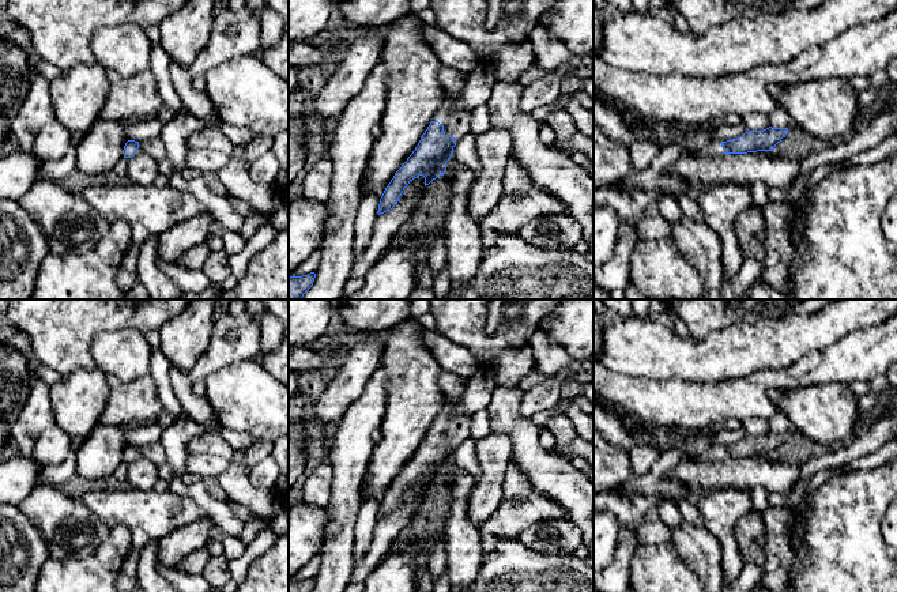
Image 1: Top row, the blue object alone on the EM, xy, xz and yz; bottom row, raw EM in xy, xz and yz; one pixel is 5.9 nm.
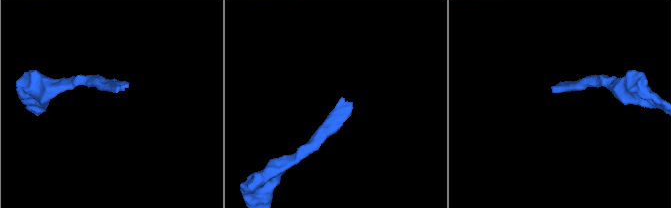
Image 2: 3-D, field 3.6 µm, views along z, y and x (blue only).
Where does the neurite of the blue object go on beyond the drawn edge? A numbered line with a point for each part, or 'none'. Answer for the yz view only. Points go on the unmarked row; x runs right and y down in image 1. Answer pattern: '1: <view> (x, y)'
1: yz (713, 453)

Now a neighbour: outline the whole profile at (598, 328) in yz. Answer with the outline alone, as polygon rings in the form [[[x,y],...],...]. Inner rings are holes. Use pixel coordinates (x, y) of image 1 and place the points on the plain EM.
[[[593,310],[593,358],[596,359],[598,354],[603,346],[603,324],[599,320],[599,314]]]

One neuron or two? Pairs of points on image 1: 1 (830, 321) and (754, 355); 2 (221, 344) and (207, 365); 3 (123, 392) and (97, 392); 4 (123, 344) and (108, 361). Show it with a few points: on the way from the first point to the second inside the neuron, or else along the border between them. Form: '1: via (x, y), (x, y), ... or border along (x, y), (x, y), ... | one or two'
1: via (811, 332), (798, 334), (783, 342), (773, 343) | one
2: via (221, 350), (213, 359) | one
3: border along (108, 376), (109, 396), (98, 421) | two
4: via (120, 349), (112, 357) | one

